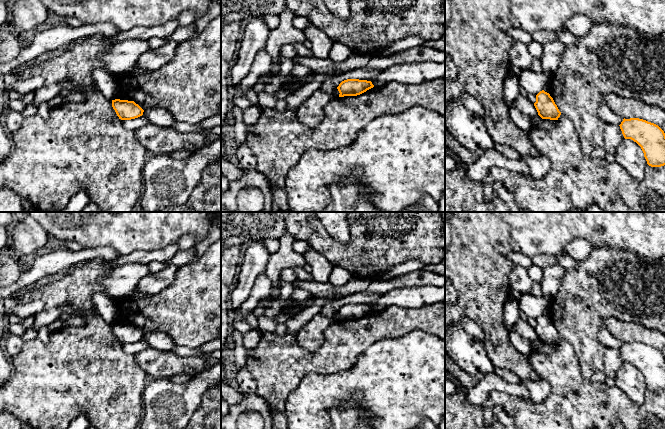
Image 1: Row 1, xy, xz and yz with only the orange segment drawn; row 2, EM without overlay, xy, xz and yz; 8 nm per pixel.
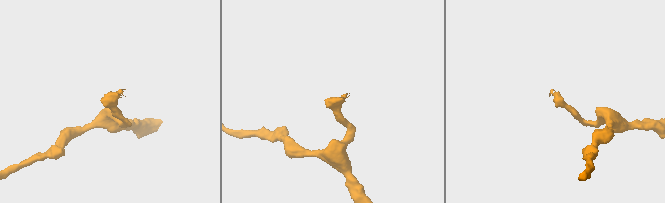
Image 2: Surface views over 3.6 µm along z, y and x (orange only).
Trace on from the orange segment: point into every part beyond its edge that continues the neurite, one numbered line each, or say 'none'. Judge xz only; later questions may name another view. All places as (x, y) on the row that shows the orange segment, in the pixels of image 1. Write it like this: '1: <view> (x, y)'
none

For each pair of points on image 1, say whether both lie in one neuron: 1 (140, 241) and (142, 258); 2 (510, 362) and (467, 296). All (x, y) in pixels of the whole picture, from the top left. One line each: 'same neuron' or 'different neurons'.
1: different neurons
2: same neuron

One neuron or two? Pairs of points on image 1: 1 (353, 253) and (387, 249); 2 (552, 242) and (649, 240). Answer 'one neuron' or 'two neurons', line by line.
1: one neuron
2: one neuron

